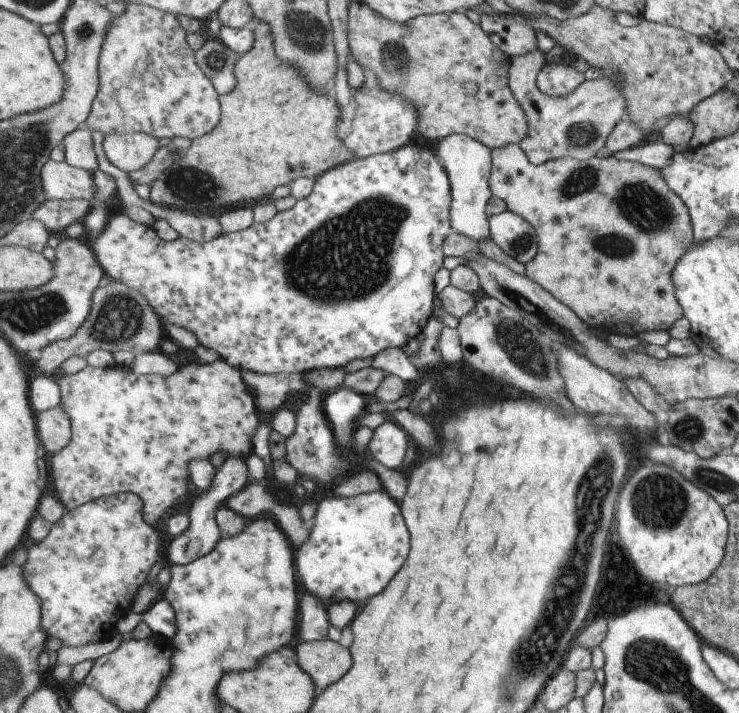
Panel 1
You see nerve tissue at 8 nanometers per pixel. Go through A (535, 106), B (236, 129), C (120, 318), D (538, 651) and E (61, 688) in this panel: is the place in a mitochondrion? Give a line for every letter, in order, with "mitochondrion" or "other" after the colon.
A: other
B: other
C: mitochondrion
D: mitochondrion
E: other

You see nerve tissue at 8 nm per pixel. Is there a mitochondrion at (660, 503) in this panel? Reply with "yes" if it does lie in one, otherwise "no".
yes

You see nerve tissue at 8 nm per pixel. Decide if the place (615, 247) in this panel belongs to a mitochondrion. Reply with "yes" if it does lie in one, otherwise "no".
yes

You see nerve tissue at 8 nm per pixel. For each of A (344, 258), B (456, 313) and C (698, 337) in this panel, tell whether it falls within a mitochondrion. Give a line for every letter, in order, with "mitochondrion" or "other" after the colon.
A: mitochondrion
B: other
C: other

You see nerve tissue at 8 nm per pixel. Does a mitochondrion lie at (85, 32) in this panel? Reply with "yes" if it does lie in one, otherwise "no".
yes

